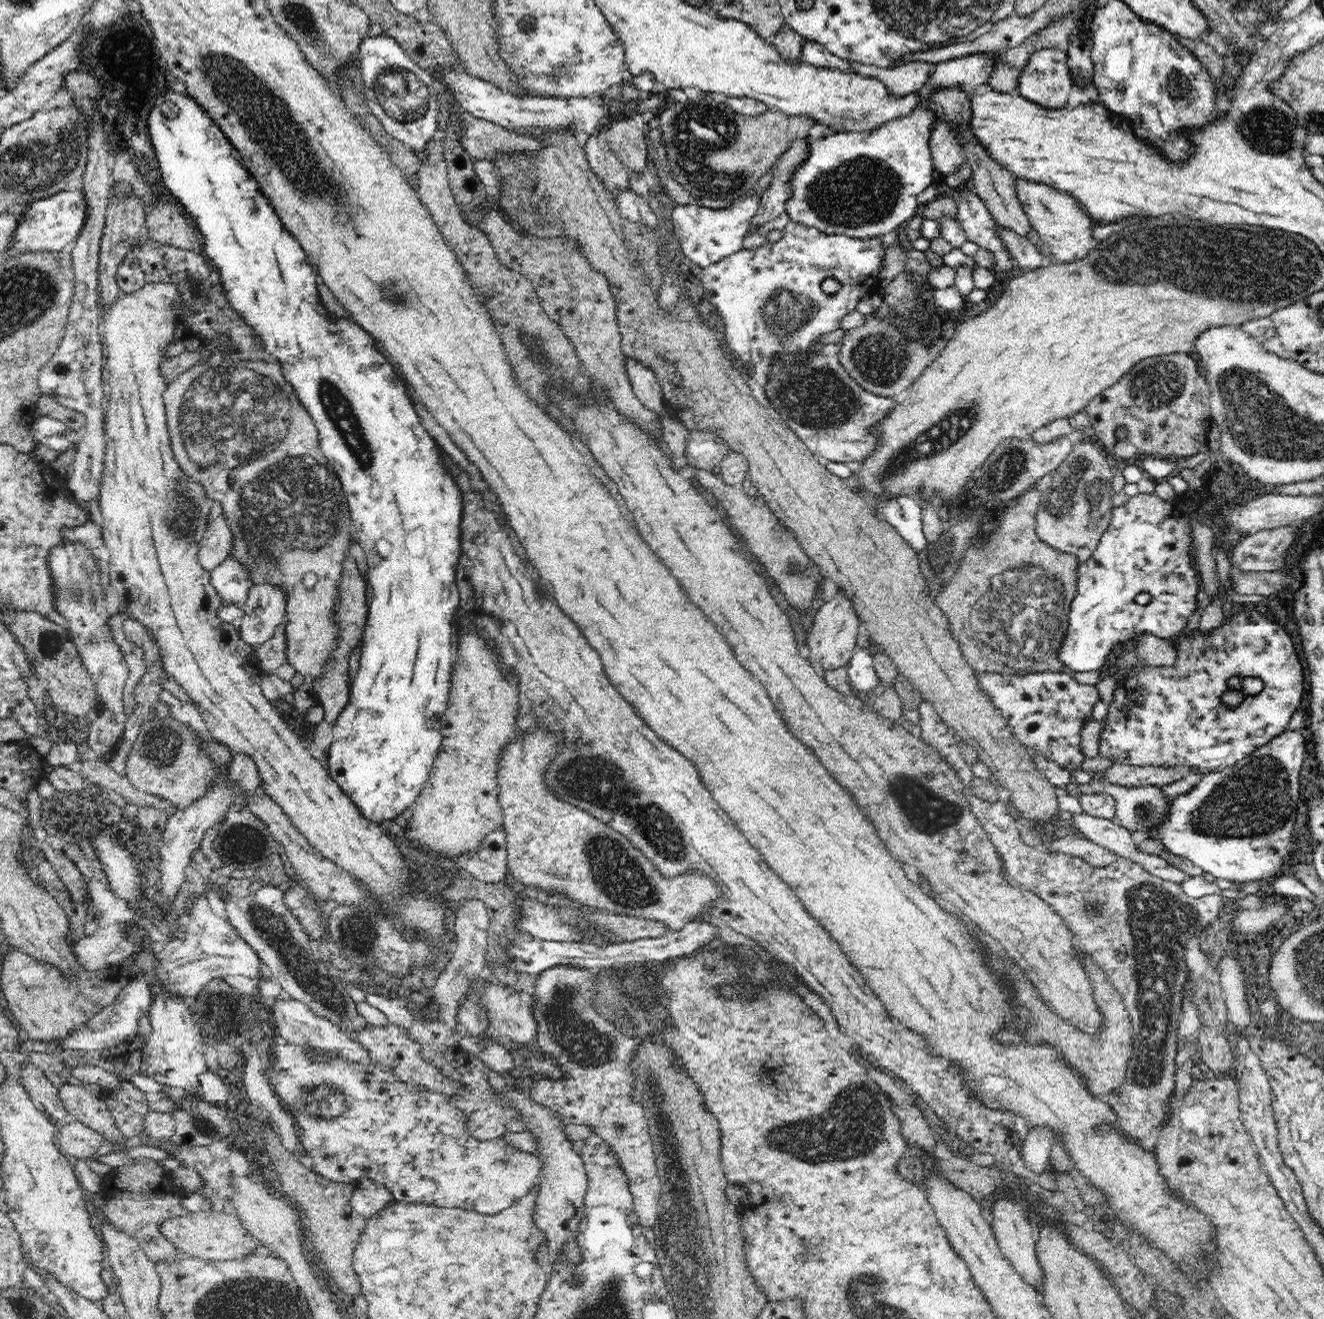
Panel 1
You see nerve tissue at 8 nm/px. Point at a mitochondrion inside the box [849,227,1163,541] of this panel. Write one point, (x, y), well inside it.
(954, 425)

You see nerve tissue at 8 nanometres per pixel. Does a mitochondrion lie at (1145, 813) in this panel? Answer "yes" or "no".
yes

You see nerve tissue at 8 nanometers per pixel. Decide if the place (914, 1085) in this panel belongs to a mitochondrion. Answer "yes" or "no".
no

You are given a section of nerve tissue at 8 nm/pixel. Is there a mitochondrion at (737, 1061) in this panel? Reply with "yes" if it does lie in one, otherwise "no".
no

